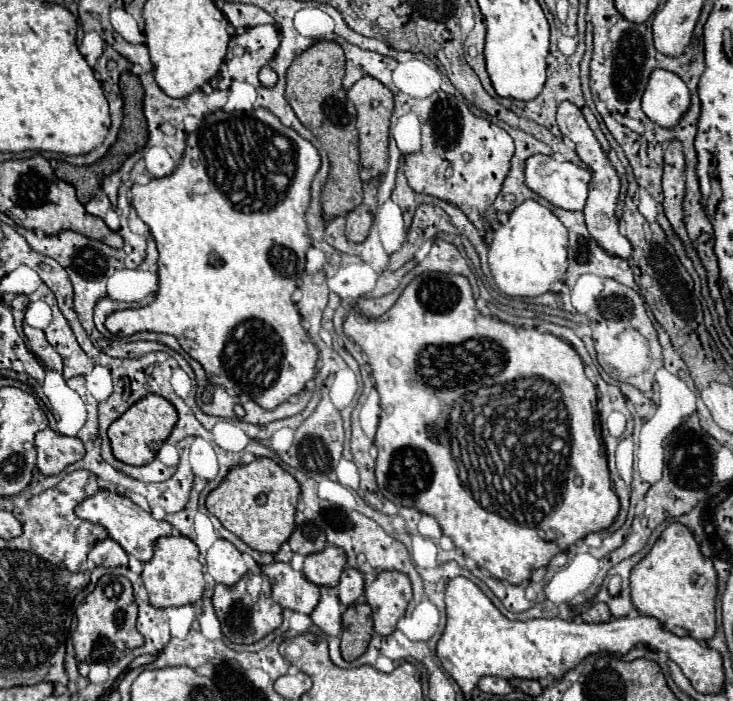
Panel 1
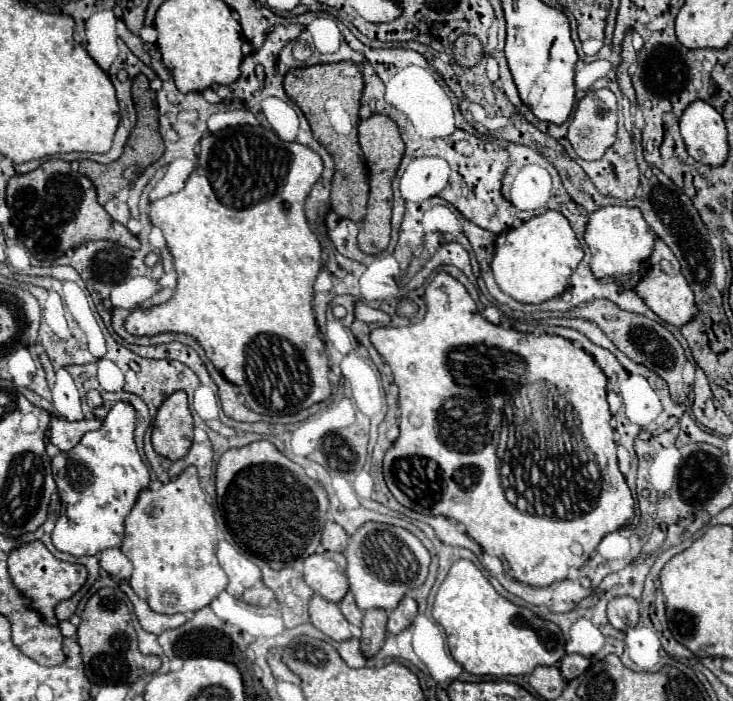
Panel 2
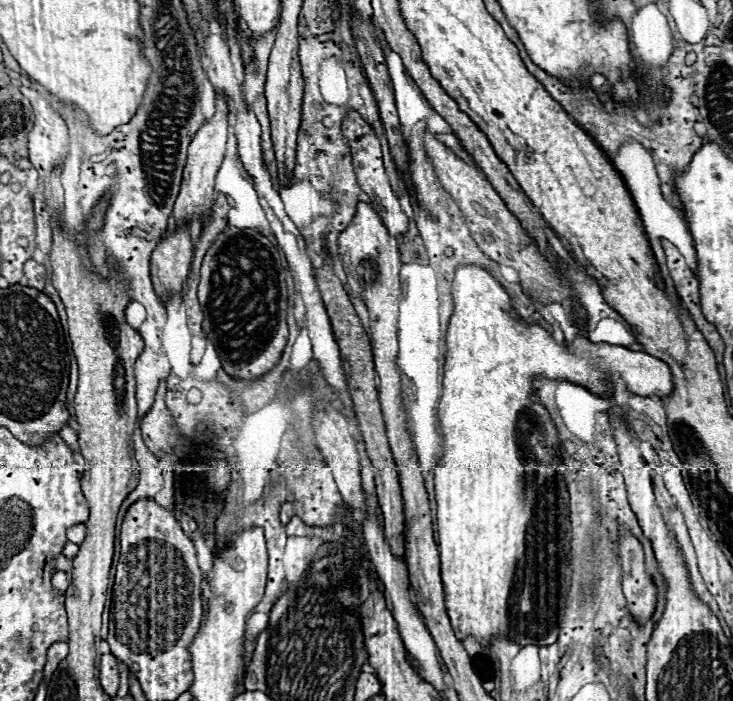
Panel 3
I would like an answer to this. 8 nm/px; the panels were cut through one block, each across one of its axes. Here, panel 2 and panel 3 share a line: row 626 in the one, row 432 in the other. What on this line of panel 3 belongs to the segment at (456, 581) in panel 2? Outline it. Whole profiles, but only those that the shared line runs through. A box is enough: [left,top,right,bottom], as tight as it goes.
[434,264,674,646]

